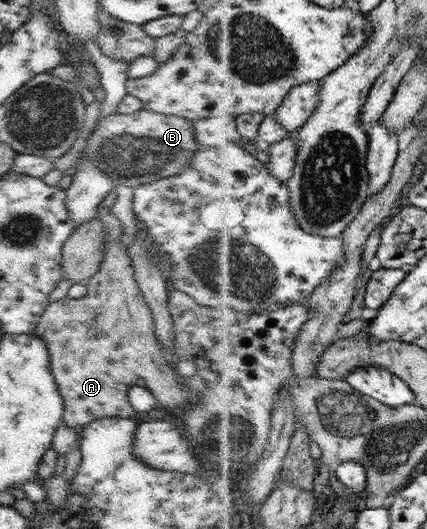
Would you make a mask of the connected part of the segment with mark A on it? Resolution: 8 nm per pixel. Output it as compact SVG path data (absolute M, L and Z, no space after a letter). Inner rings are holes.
M99 207L98 217L102 220L107 233L100 271L89 279L83 298L72 300L66 297L48 303L40 322L33 330L34 335L40 338L48 349L51 371L65 403L61 421L71 428L88 425L91 421L103 417L134 418L136 411L130 405L127 393L138 378L146 379L147 388L154 394L161 408L174 409L188 399L191 402L199 401L198 394L193 395L185 381L176 373L173 363L162 351L155 336L153 315L137 284L128 249L122 245L123 223L114 217L108 208Z

